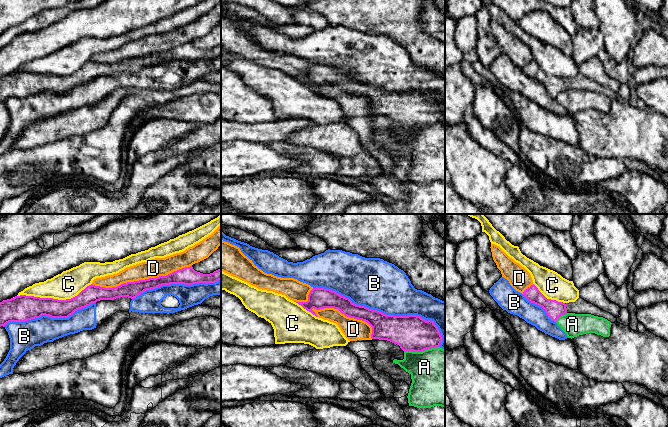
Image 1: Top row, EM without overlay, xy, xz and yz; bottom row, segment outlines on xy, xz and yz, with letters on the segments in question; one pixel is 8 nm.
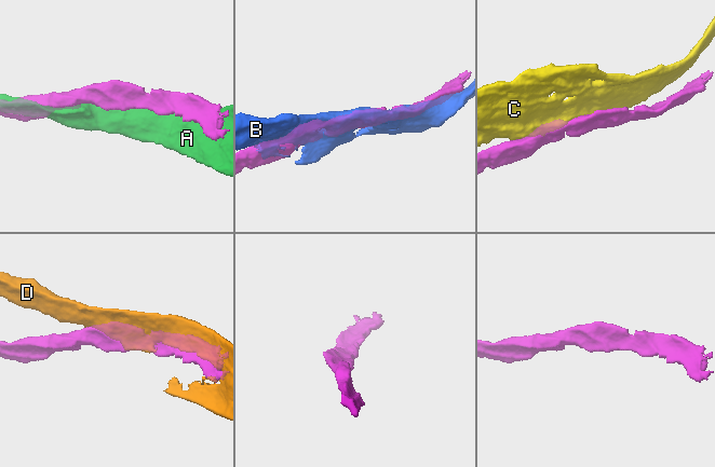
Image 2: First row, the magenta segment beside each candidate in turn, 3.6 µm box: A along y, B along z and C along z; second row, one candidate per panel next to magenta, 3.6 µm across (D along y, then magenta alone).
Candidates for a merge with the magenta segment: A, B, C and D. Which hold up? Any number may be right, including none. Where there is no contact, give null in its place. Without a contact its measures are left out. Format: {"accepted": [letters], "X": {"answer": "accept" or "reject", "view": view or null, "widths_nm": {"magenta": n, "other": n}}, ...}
{"accepted": [], "A": {"answer": "reject", "view": "xz", "widths_nm": {"magenta": 280, "other": 440}}, "B": {"answer": "reject", "view": "xz", "widths_nm": {"magenta": 260, "other": 400}}, "C": {"answer": "reject", "view": "xy", "widths_nm": {"magenta": 200, "other": 220}}, "D": {"answer": "reject", "view": "xy", "widths_nm": {"magenta": 130, "other": 150}}}

